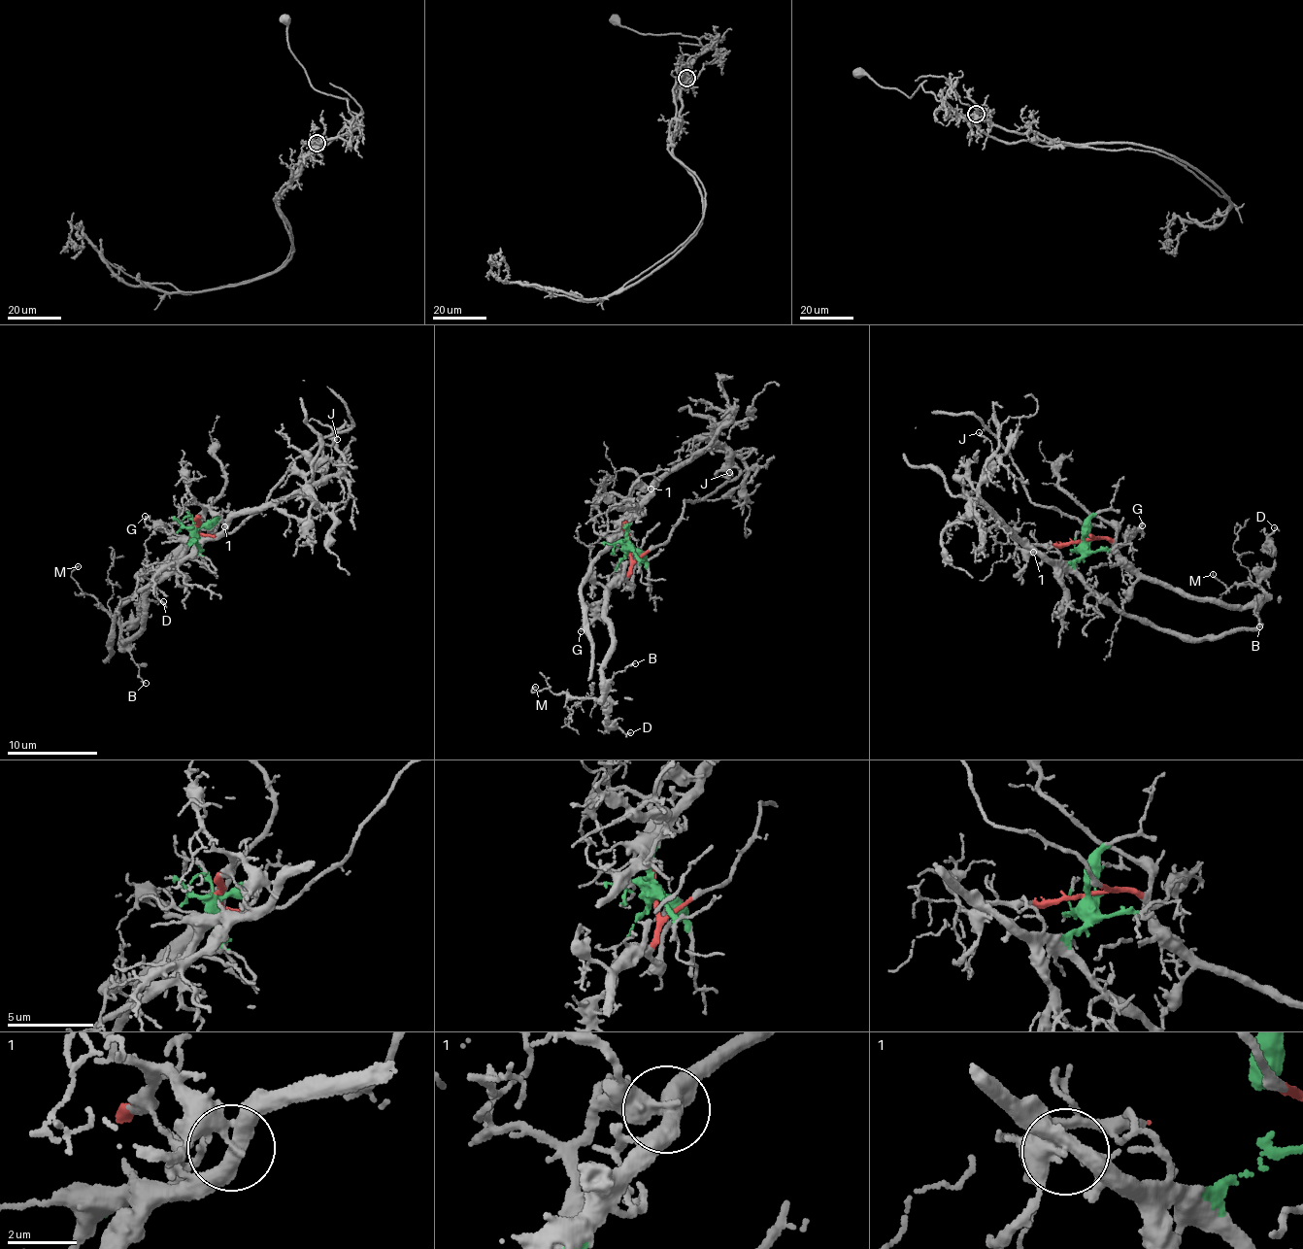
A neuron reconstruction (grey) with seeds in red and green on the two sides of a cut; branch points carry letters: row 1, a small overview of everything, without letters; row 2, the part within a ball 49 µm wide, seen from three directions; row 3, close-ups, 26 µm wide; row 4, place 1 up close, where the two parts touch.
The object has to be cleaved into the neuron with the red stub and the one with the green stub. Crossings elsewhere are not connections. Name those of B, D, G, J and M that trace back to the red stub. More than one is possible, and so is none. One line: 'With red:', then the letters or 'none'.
With red: B, D, G, M

